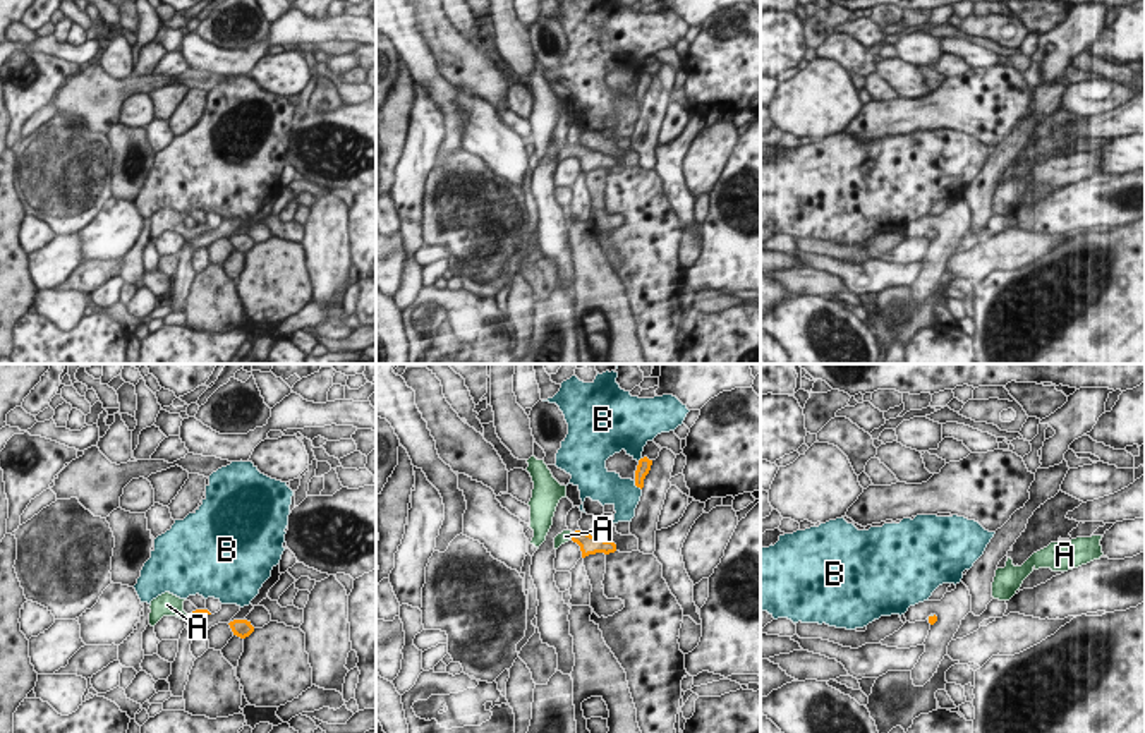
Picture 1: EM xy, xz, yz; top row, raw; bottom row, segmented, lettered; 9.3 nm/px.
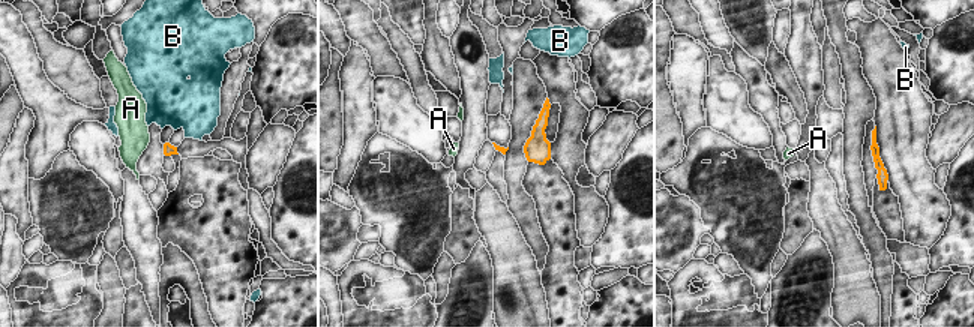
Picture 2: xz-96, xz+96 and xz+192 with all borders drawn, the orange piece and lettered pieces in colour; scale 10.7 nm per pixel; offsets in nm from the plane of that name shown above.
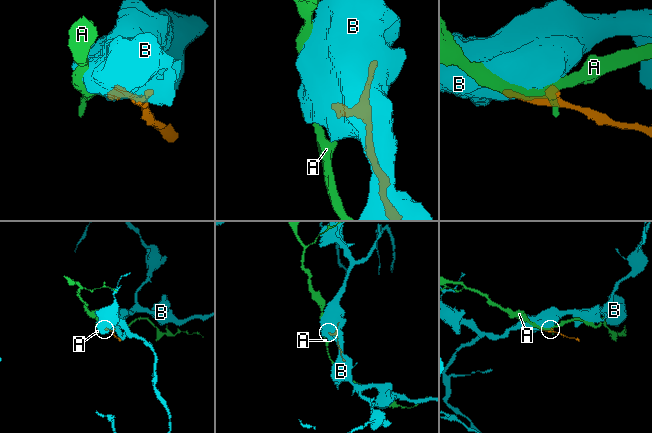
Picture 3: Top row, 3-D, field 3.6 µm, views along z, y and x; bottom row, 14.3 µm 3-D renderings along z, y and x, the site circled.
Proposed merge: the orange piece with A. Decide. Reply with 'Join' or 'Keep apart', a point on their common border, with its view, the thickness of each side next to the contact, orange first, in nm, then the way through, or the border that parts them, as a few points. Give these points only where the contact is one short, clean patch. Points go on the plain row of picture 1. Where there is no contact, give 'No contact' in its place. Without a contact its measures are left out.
Join. Touches orange at xz (572, 151). Thickness 190 nm (orange) against 120 nm. Path across: xz (589, 160), (572, 151), (565, 151).

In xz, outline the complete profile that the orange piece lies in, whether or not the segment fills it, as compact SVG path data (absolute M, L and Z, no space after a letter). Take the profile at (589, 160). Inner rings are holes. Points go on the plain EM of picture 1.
M563 146L561 149L558 149L554 153L554 165L558 165L561 160L573 156L580 161L582 167L582 173L589 172L589 170L596 170L596 168L615 168L616 167L616 160L613 156L604 156L597 151L591 151L587 148L582 146Z

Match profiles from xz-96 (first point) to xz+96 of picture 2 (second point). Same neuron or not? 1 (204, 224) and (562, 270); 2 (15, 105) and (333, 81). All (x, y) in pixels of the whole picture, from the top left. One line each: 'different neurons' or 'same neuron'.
1: same neuron
2: same neuron

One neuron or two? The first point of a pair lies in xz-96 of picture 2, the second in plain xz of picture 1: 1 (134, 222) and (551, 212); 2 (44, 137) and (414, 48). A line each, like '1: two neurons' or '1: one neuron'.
1: one neuron
2: one neuron

